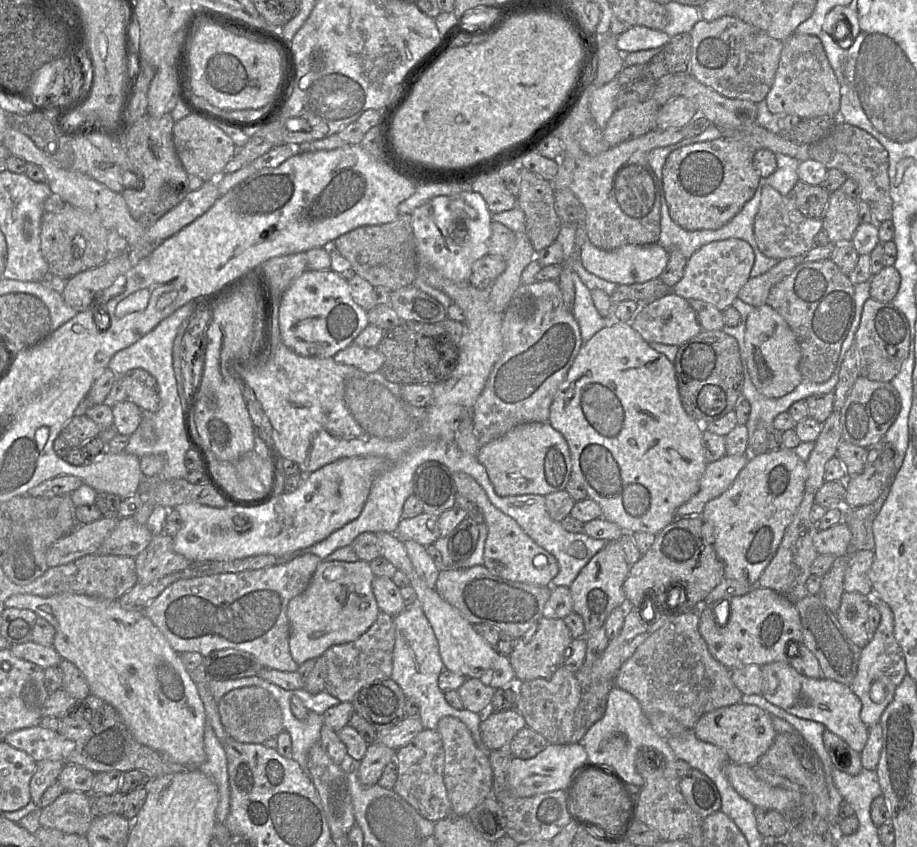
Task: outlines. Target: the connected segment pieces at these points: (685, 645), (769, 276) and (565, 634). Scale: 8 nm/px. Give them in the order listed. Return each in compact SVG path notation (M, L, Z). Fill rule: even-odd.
M687 611L670 620L649 635L624 662L615 677L615 686L632 694L645 714L665 713L685 728L693 730L697 721L713 710L738 704L743 693L733 684L731 670L718 662L709 652L699 633L699 611Z
M801 256L781 260L763 275L750 278L740 289L737 298L754 307L766 304L772 287L792 273L799 265L799 257Z
M542 617L532 632L517 639L515 647L509 655L515 677L521 681L551 677L553 672L563 665L566 650L570 647L572 640L573 637L564 619Z

